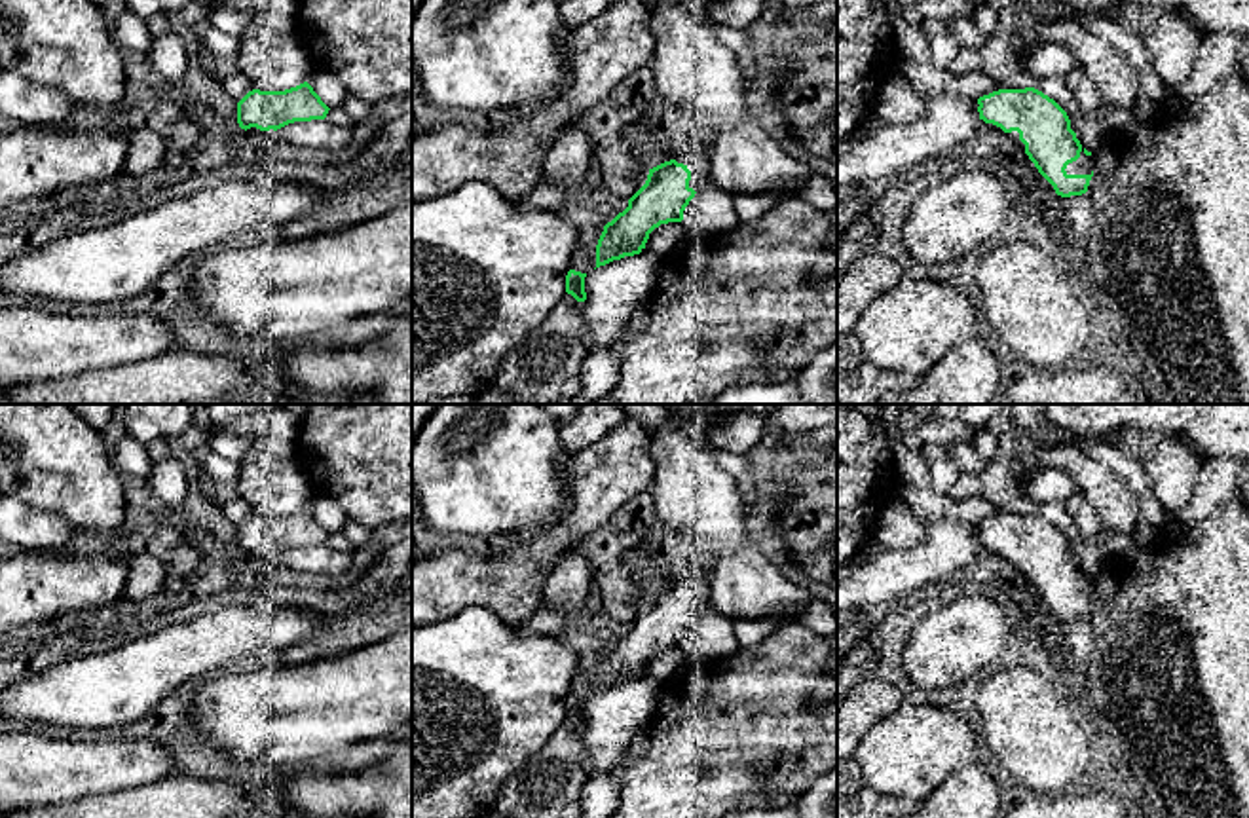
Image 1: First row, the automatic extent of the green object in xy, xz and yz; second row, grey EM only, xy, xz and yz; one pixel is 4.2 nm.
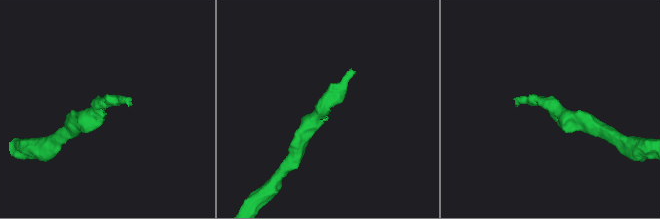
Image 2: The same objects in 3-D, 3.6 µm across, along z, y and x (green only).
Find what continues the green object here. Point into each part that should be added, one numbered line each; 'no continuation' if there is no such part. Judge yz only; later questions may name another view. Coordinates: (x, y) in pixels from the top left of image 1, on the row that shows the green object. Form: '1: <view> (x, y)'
1: yz (1084, 164)

